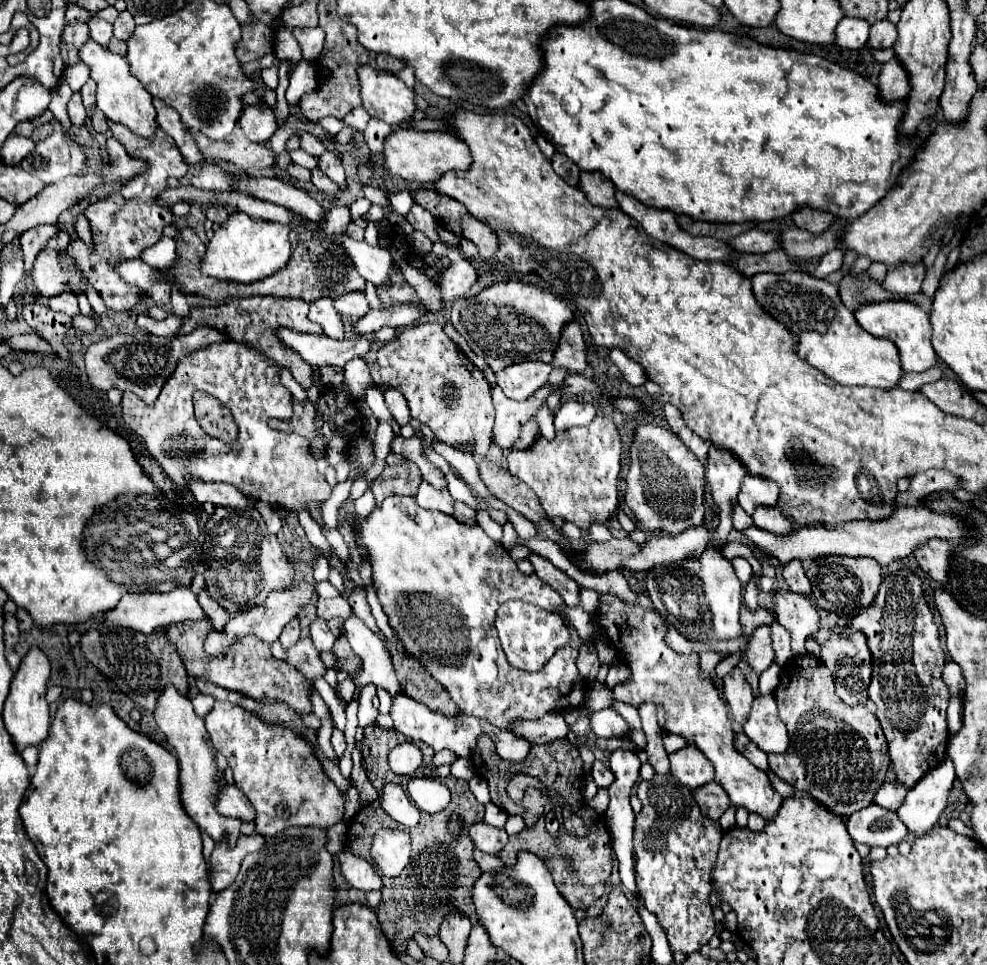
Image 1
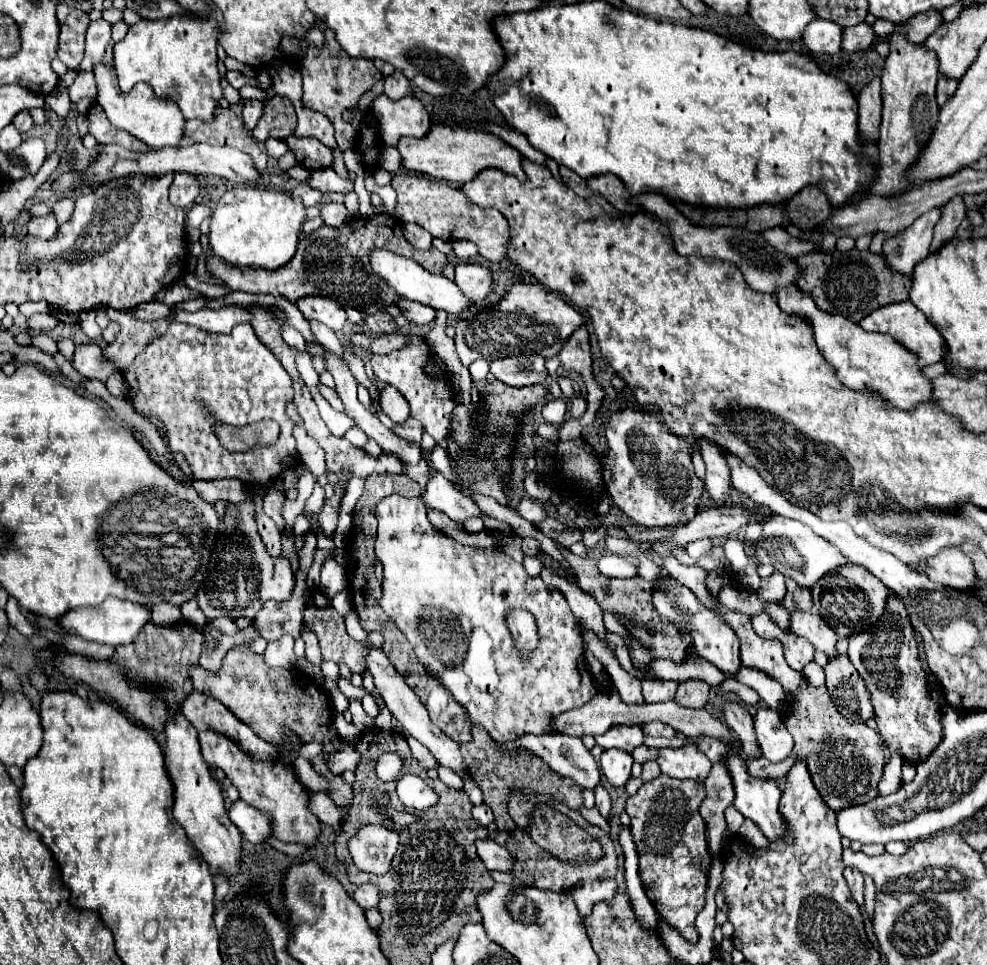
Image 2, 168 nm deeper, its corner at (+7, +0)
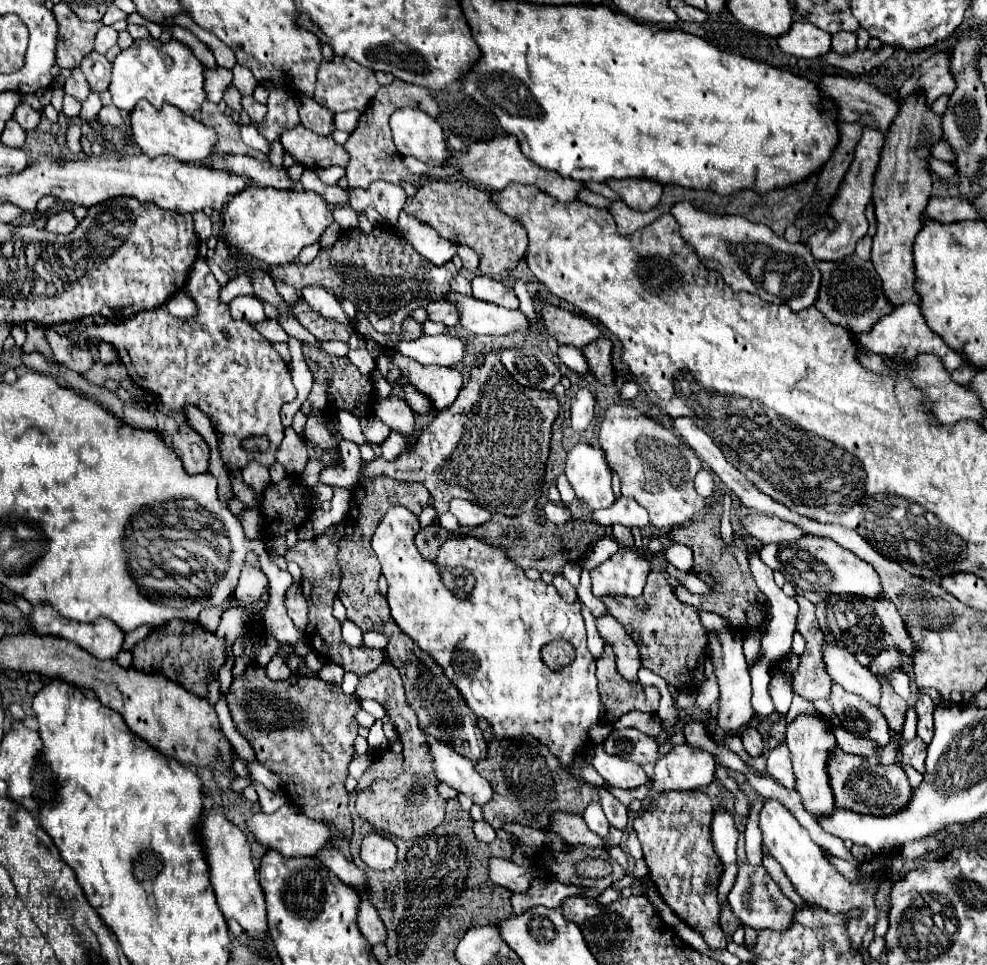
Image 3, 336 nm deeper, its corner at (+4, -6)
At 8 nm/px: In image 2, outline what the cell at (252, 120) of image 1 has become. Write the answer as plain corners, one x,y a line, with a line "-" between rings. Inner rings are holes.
246,100
244,102
244,110
242,110
242,118
244,118
244,128
248,132
254,130
254,126
258,124
260,116
262,116
262,110
264,110
264,104
258,102
258,100

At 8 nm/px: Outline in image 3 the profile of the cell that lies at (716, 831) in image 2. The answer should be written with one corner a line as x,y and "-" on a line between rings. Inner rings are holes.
839,748
831,754
831,788
835,796
837,808
847,808
859,814
871,816
891,816
903,810
913,794
909,778
901,766
867,766
863,758
857,756
843,756

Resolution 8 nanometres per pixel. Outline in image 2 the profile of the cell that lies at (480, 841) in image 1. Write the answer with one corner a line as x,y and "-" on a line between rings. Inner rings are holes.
490,838
476,840
476,852
488,870
502,870
502,872
512,870
512,856
504,846
496,844
494,840

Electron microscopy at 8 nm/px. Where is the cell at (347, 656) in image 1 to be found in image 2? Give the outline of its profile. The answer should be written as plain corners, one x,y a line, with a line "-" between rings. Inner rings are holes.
318,602
308,604
304,610
304,620
312,626
320,640
322,658
336,664
346,664
350,672
364,672
364,662
360,662
360,644
348,636
344,628
344,618
334,608
320,606

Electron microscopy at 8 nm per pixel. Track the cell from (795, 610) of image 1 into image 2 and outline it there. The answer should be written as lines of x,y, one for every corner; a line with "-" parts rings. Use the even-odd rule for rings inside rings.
790,612
790,632
802,636
814,644
816,650
826,652
830,658
836,656
836,632
822,620
822,616
812,612

